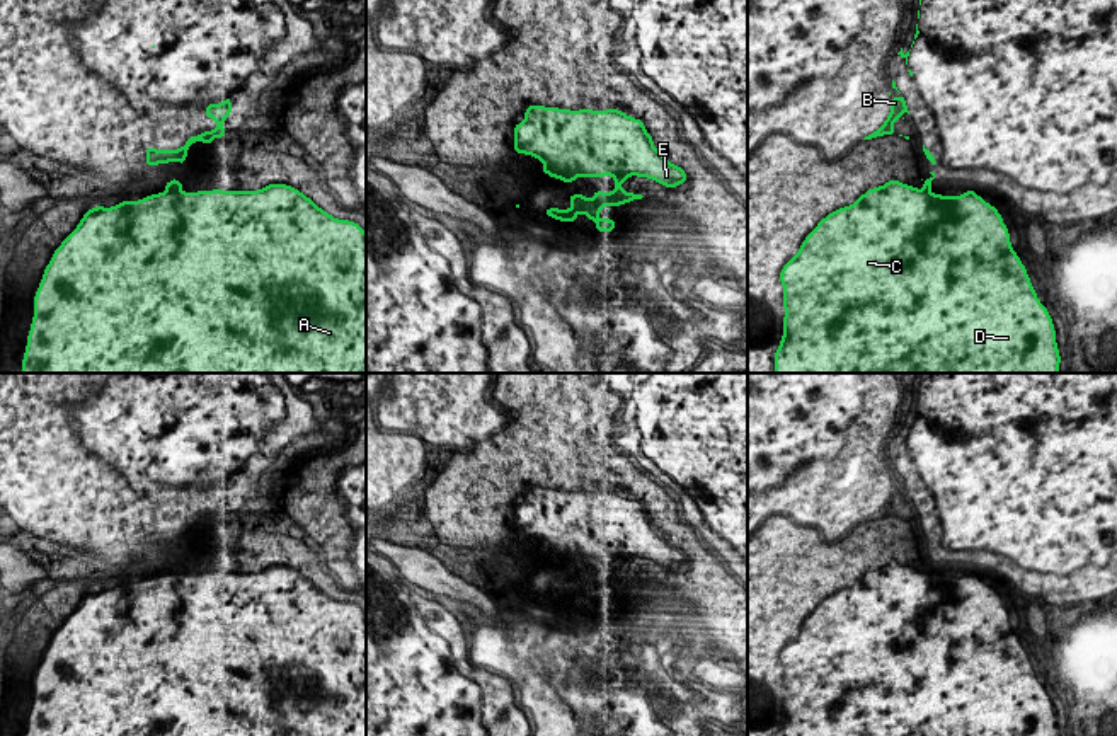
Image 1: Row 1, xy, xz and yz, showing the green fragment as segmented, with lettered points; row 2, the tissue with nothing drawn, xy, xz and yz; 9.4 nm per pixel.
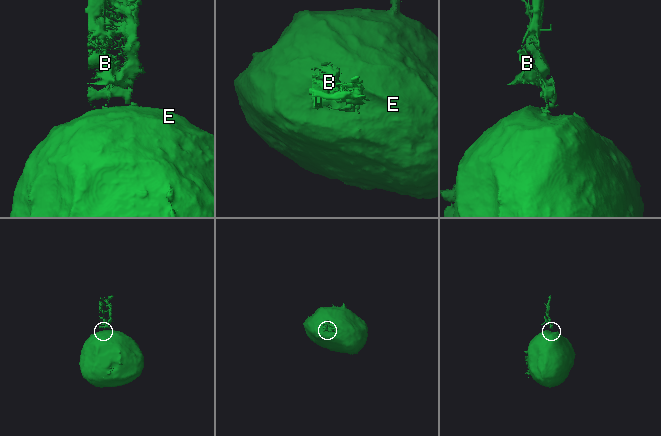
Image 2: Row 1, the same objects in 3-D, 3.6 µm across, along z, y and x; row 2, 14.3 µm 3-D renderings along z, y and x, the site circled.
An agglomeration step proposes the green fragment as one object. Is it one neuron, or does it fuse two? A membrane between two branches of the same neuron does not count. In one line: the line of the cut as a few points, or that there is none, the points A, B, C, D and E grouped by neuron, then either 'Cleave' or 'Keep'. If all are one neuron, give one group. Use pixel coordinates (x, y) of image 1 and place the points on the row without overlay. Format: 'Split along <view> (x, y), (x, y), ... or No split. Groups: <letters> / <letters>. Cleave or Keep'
Split along xy (169, 571), (179, 574). Groups: A C D E / B. Cleave

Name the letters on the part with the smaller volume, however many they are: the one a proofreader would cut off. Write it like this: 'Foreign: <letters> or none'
Foreign: B

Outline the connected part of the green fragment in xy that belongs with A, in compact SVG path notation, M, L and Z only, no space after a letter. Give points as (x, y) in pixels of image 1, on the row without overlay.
M286 566L259 572L169 572L112 589L92 589L44 651L24 736L366 736L366 613L354 603L330 598Z

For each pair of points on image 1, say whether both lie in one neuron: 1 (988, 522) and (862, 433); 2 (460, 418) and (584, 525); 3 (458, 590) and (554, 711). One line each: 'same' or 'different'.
1: different
2: different
3: different

